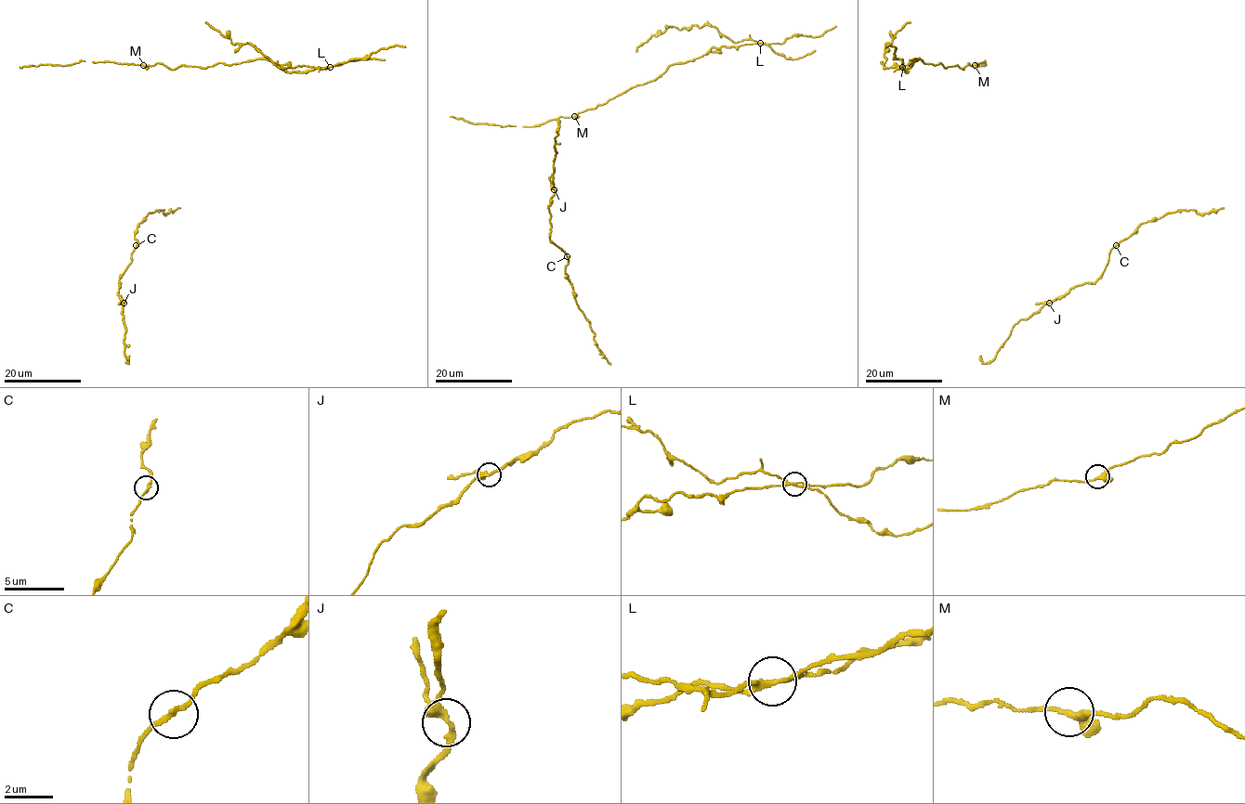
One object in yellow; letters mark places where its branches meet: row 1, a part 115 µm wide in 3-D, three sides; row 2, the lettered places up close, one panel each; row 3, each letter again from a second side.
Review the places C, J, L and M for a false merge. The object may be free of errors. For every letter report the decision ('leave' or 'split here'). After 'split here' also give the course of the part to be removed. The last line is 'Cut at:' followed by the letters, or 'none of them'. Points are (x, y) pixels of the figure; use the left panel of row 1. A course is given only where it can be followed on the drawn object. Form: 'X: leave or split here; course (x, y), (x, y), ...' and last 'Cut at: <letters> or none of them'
C: leave
J: leave
L: split here; course (330, 67), (283, 68), (275, 65), (250, 44), (232, 43), (204, 22)
M: leave
Cut at: L

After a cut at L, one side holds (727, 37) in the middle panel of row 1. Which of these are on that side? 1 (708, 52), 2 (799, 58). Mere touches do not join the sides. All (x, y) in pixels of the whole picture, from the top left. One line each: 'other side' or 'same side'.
1: other side
2: same side

